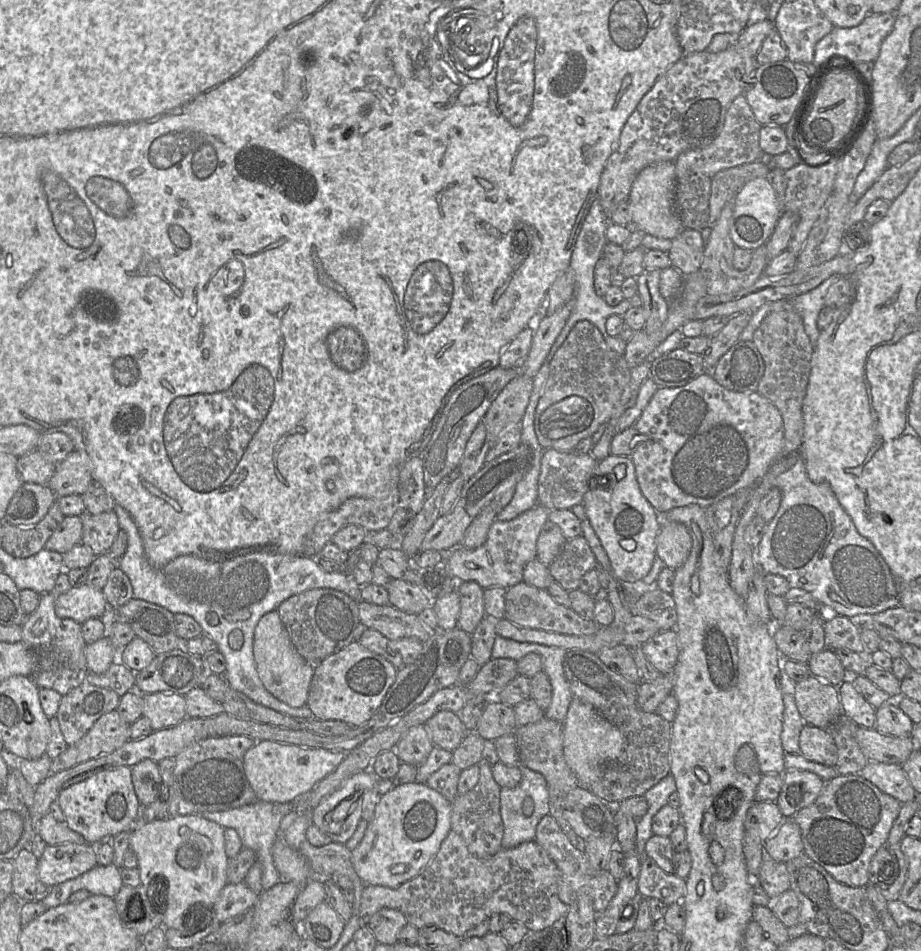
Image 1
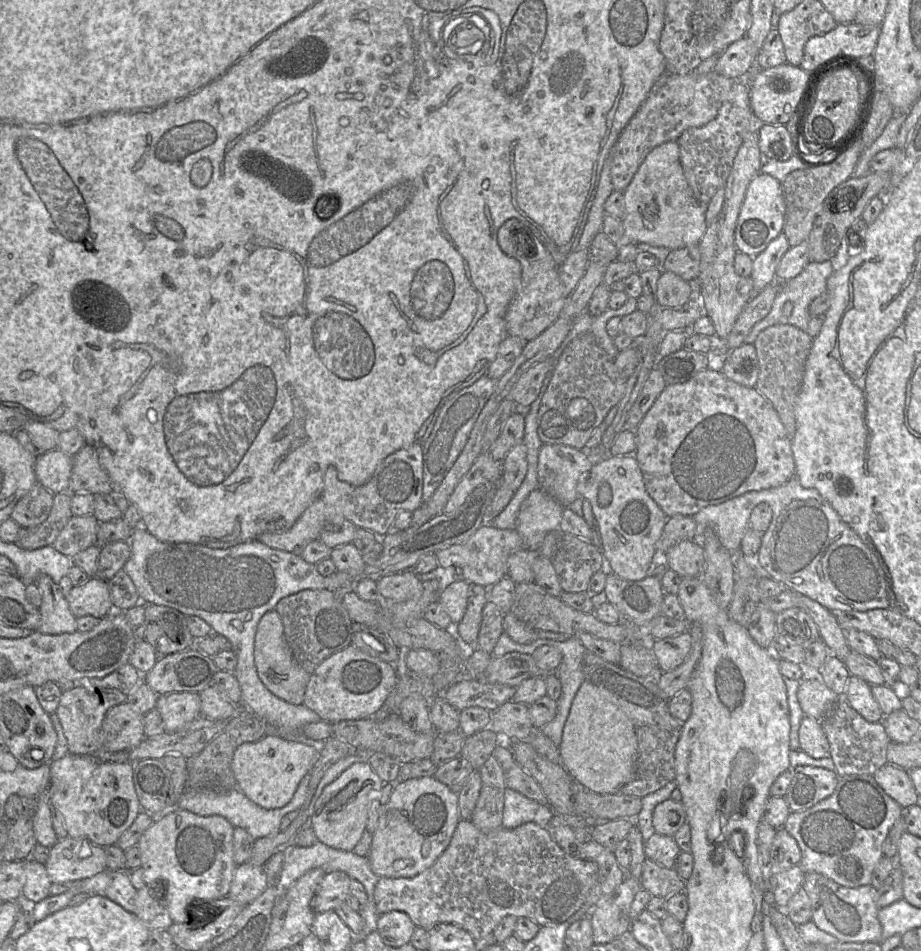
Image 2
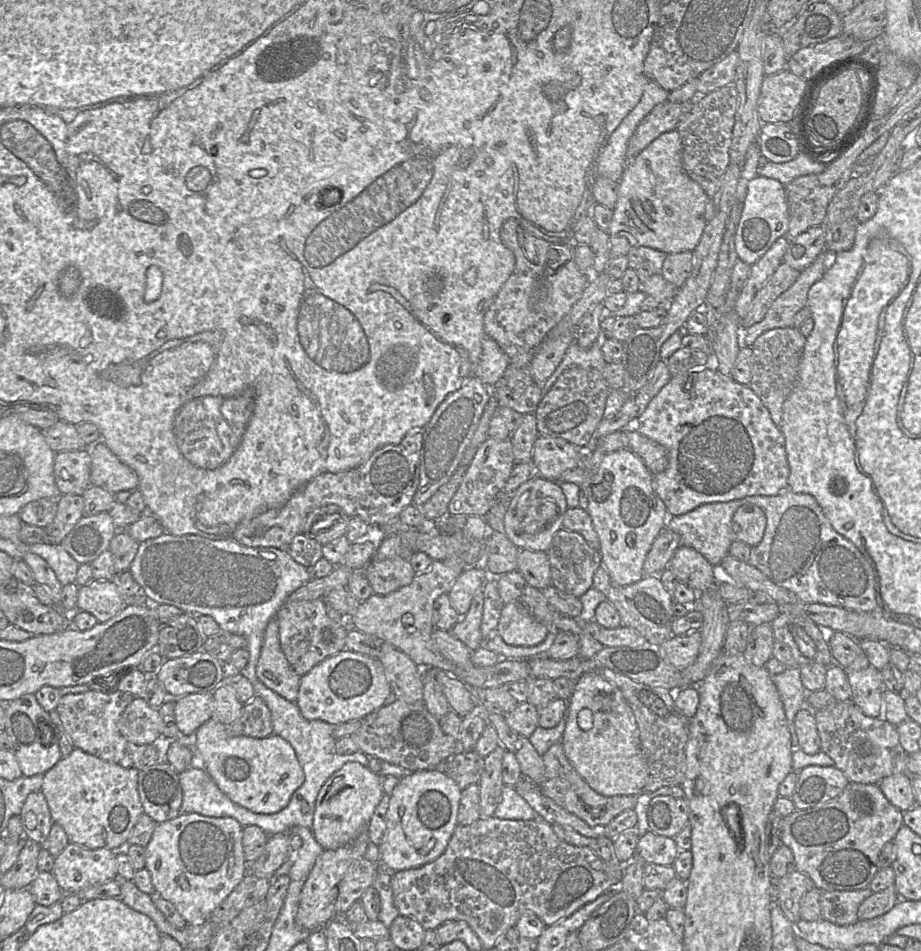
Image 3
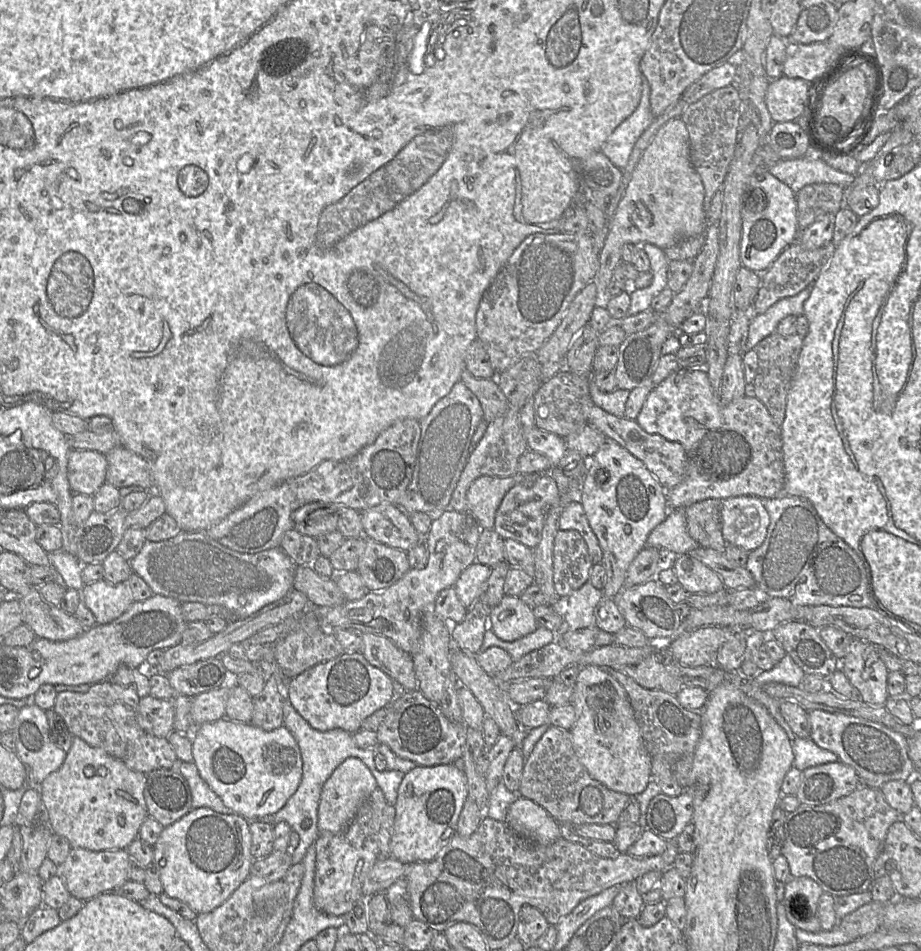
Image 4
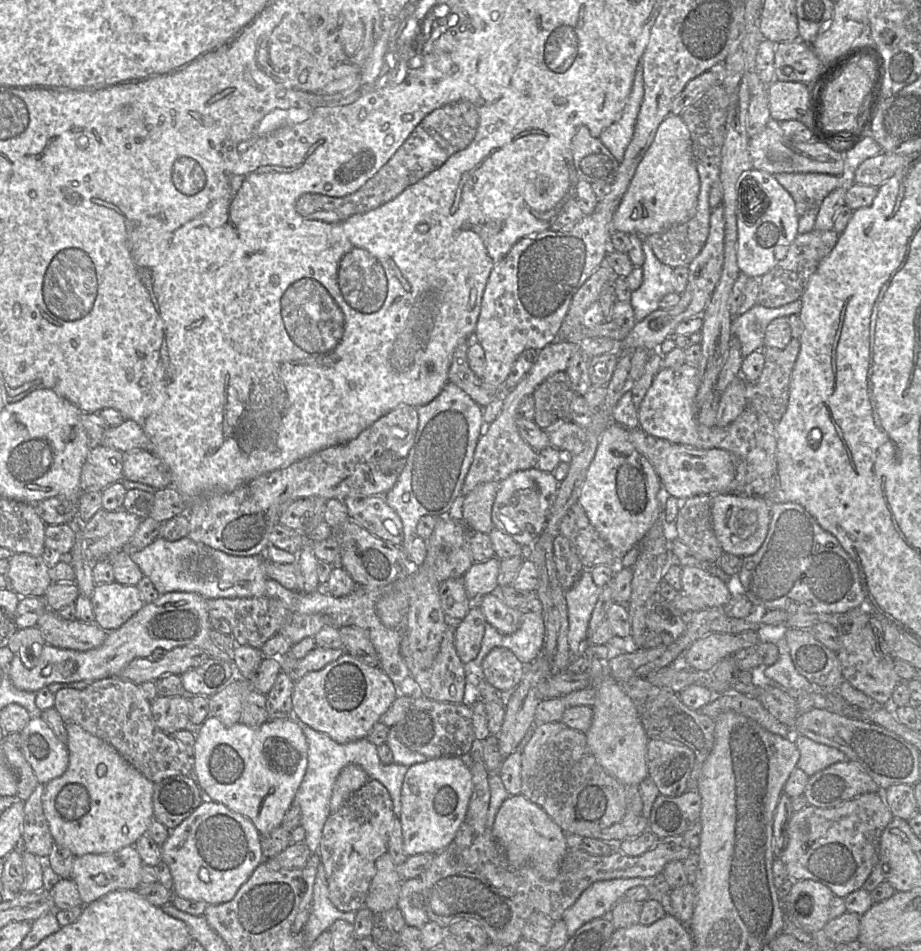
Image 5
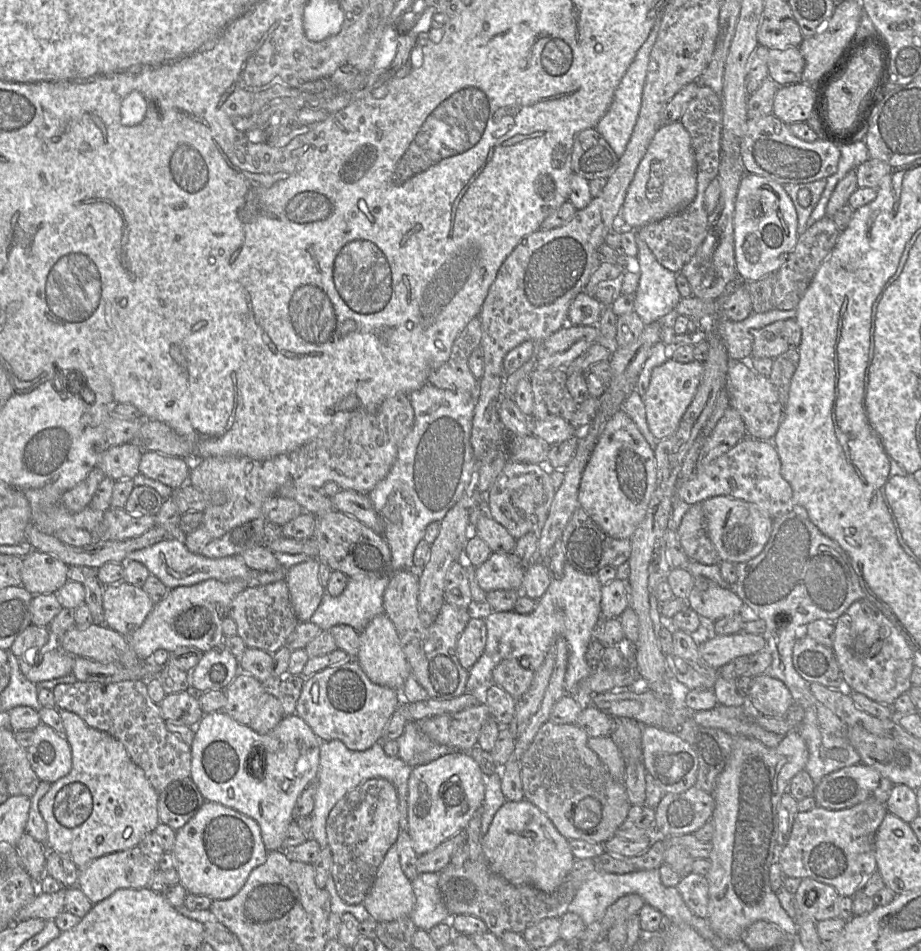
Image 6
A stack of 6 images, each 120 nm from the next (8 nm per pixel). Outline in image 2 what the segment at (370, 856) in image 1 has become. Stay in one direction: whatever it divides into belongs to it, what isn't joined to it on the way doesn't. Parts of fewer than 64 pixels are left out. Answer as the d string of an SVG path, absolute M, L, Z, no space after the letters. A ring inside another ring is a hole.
M433 776L394 783L372 834L367 855L371 870L380 878L411 878L420 874L448 847L459 820L458 794Z

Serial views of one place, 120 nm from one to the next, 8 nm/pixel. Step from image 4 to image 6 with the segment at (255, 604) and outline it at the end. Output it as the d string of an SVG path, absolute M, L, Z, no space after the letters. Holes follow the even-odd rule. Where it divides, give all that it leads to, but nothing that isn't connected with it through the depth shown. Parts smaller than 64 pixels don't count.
M174 538L160 541L154 545L136 550L127 555L128 561L136 561L142 563L150 574L156 576L170 590L180 586L192 586L208 579L215 579L221 582L230 582L234 579L245 580L249 586L259 585L255 583L255 573L245 564L240 555L227 556L222 558L208 558L202 555L191 553L181 538Z

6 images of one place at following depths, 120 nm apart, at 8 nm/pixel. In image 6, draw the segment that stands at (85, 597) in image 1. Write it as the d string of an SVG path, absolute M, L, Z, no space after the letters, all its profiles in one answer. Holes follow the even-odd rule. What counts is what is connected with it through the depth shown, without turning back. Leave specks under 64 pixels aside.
M126 582L104 586L104 625L129 636L145 621L154 607L148 594L141 588Z

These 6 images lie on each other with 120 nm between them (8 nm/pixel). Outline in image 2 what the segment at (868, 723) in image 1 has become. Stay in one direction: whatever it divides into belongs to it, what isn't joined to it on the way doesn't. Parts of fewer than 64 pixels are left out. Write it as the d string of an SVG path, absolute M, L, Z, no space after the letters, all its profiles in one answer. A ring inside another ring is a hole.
M850 674L843 698L866 721L877 723L883 720L884 715L873 697L871 685L865 680Z

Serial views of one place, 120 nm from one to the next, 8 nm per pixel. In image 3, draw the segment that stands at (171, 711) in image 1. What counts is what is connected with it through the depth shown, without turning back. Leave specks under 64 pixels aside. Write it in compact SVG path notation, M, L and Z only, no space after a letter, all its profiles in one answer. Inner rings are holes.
M191 693L175 699L174 716L181 737L193 737L197 729L212 718L213 709L212 693Z

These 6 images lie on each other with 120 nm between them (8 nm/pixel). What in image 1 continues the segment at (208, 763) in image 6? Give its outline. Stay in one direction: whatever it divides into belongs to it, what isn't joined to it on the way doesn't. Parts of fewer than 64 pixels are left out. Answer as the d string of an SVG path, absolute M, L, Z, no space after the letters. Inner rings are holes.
M270 740L256 741L243 757L246 778L258 801L272 804L290 803L307 795L322 779L333 772L346 752L323 748L305 748Z

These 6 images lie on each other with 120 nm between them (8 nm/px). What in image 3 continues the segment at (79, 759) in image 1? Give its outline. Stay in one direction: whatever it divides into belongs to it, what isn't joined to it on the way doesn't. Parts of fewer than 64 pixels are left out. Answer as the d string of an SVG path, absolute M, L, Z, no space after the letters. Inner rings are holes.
M135 697L122 713L118 730L134 744L159 744L162 742L162 718L158 708L151 707L141 697Z

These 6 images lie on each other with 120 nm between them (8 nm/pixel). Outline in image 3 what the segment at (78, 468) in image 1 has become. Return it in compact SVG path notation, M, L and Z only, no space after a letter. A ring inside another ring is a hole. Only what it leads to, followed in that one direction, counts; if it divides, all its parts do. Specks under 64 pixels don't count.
M103 441L85 448L91 455L91 486L101 487L113 494L138 488L135 471L120 461Z

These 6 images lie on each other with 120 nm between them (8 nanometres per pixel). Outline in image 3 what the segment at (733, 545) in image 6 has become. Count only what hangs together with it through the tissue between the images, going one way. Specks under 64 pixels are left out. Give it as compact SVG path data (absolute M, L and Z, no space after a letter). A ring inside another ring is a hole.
M743 504L734 513L732 530L734 539L751 547L756 546L763 538L766 528L764 511L754 504Z

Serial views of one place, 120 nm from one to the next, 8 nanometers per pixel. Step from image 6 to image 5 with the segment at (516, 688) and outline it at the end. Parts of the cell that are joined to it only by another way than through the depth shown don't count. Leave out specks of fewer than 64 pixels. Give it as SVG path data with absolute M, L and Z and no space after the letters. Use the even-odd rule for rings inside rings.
M496 647L483 659L484 678L503 694L511 693L521 682L525 665L507 648Z

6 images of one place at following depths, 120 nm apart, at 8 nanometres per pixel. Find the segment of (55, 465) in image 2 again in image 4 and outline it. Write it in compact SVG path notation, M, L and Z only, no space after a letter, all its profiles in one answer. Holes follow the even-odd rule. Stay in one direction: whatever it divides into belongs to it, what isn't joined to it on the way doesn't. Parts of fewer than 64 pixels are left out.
M71 449L67 477L73 493L94 495L106 481L108 463L98 451Z

